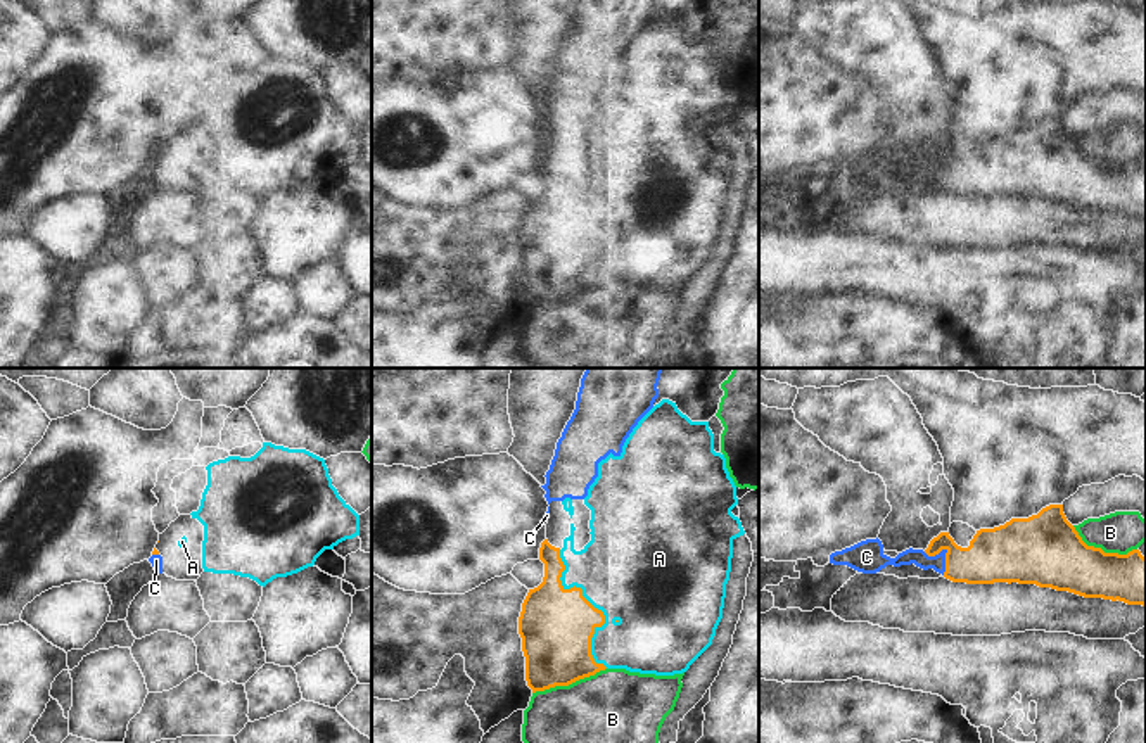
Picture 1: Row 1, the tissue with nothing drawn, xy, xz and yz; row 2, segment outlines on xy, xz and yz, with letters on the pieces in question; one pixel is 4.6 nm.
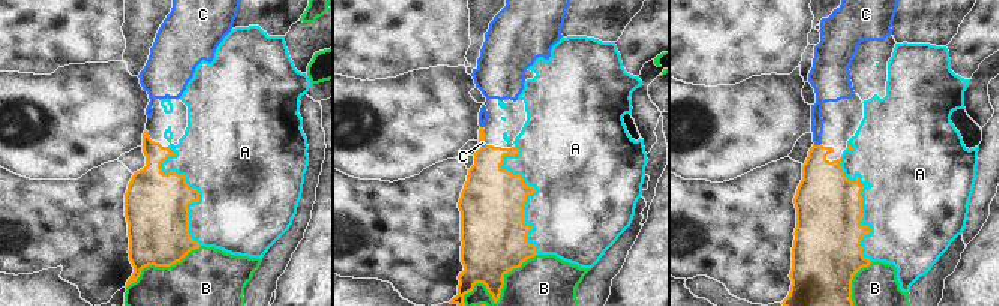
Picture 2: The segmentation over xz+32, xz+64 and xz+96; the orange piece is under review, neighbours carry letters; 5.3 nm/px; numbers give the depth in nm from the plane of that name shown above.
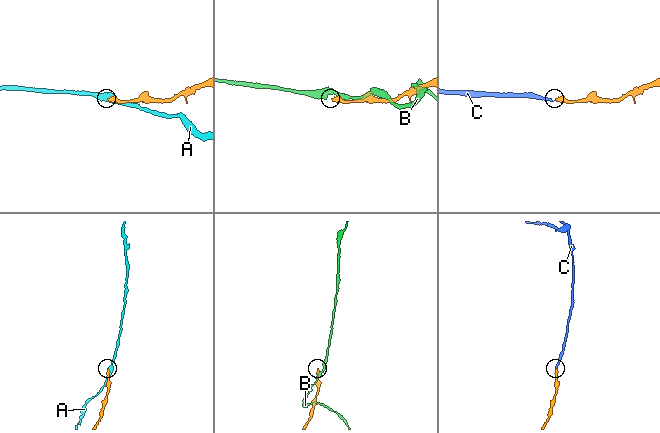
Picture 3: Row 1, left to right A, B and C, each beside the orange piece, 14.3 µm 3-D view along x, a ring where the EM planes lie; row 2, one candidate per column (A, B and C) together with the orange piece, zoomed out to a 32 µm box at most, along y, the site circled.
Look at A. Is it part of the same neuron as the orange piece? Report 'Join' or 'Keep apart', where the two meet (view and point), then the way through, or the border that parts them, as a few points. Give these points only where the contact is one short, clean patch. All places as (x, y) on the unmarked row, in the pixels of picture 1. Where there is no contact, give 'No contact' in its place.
Keep apart. Touches orange at xz (593, 220)

